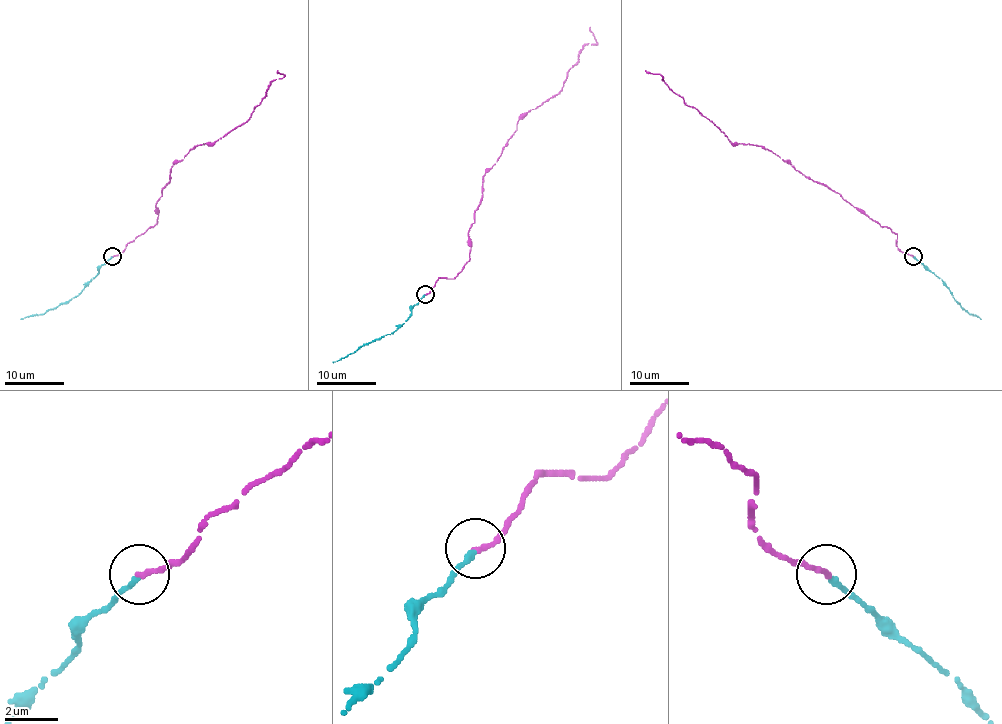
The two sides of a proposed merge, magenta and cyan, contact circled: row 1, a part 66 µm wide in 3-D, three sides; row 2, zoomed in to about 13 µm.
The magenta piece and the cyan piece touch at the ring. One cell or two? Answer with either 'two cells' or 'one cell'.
one cell

